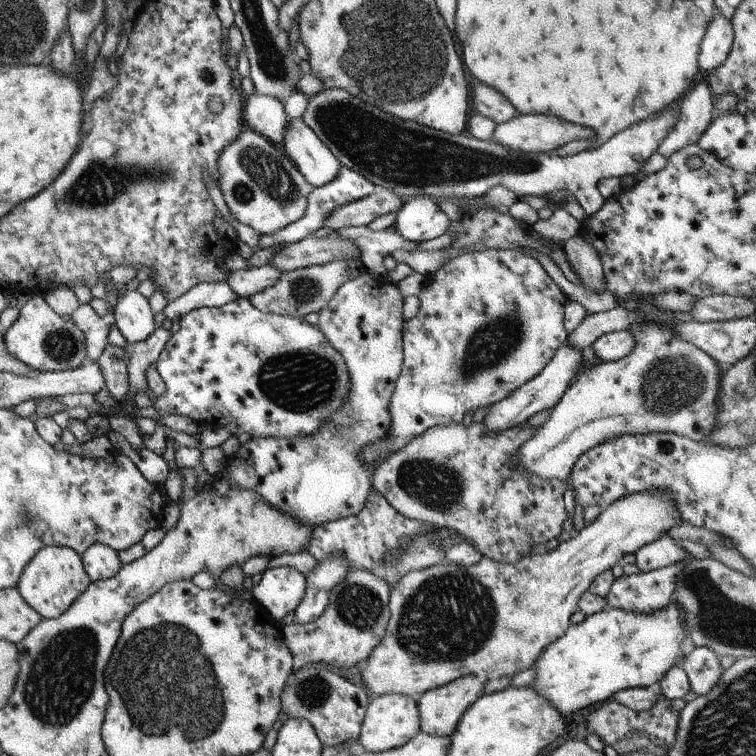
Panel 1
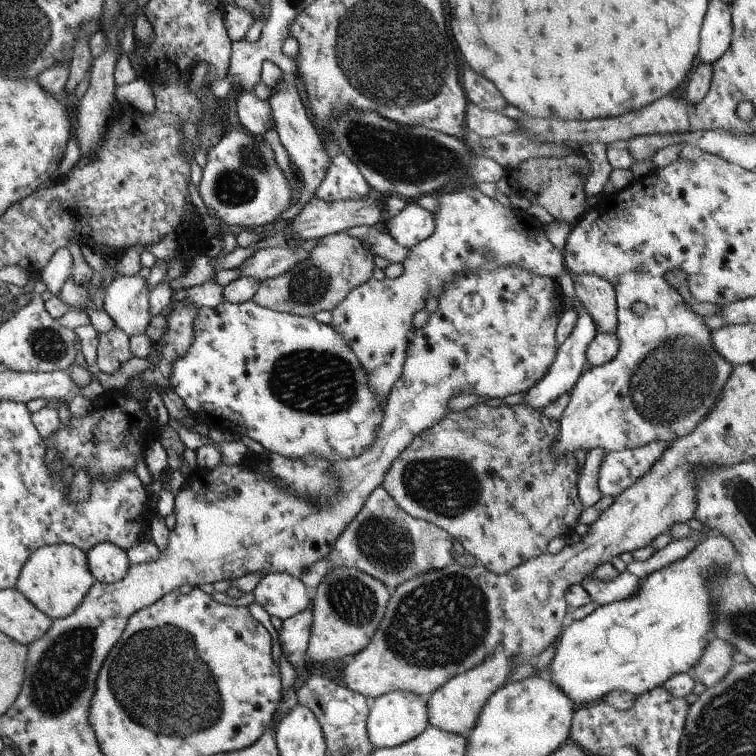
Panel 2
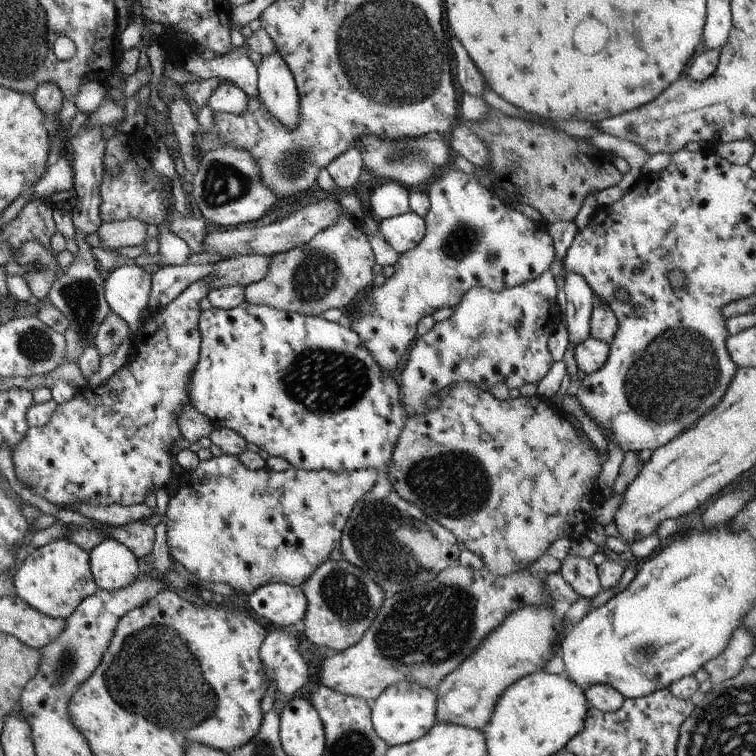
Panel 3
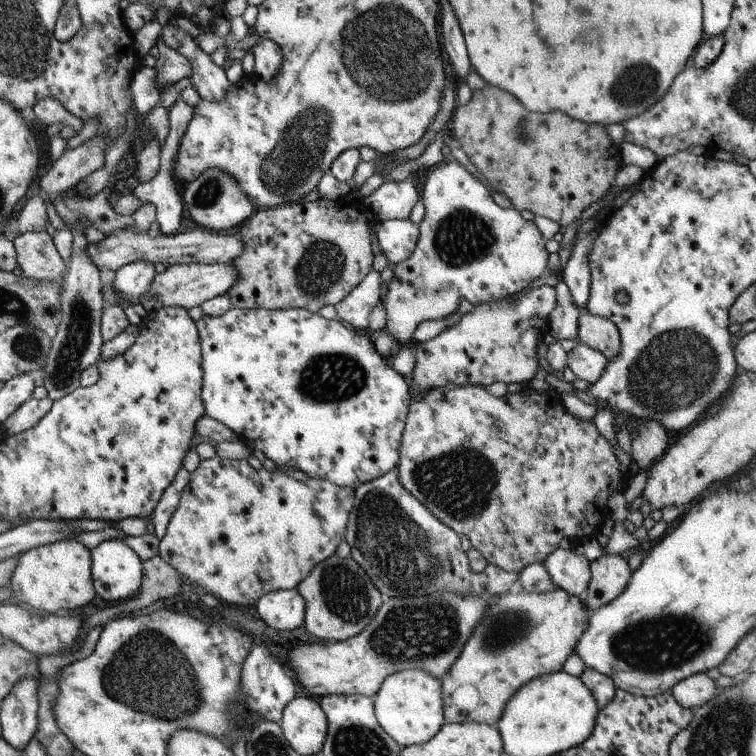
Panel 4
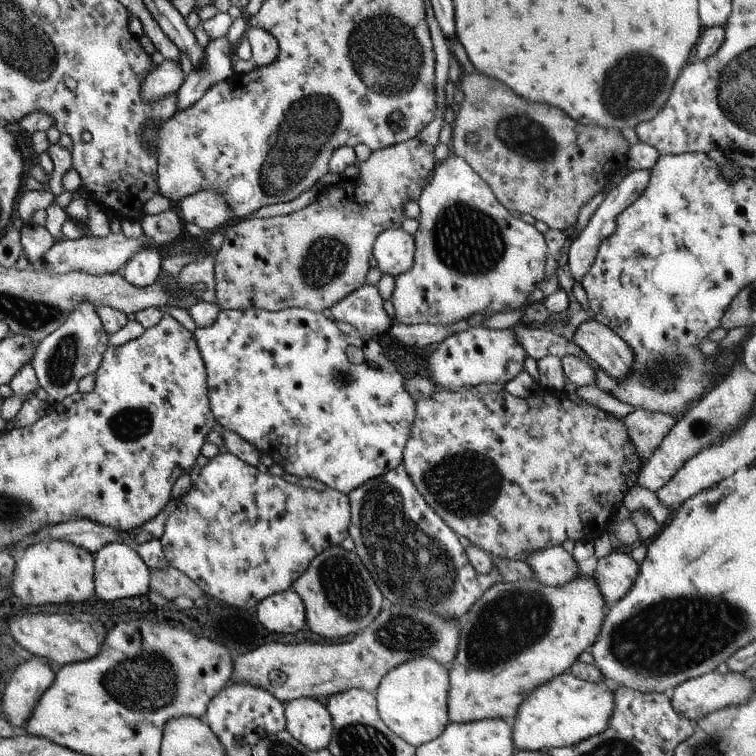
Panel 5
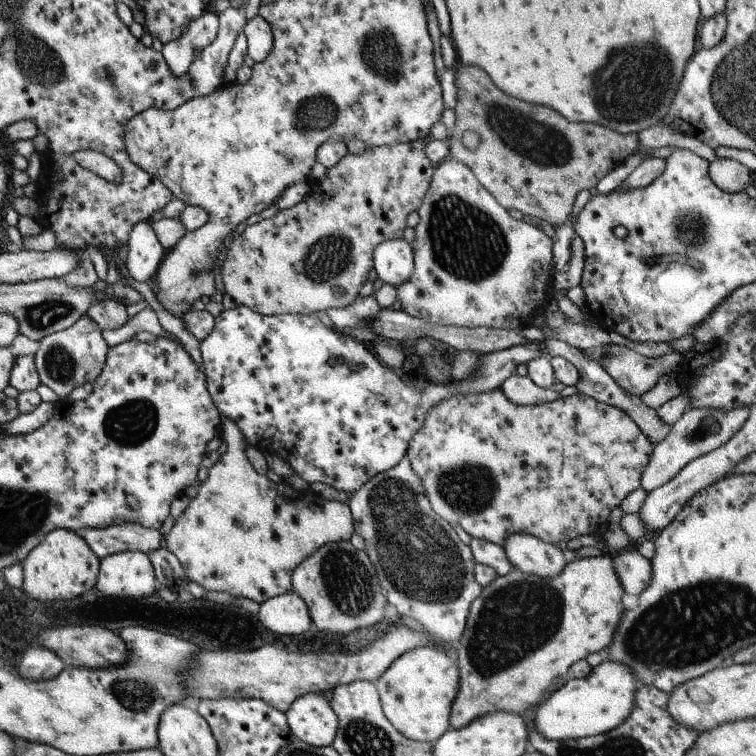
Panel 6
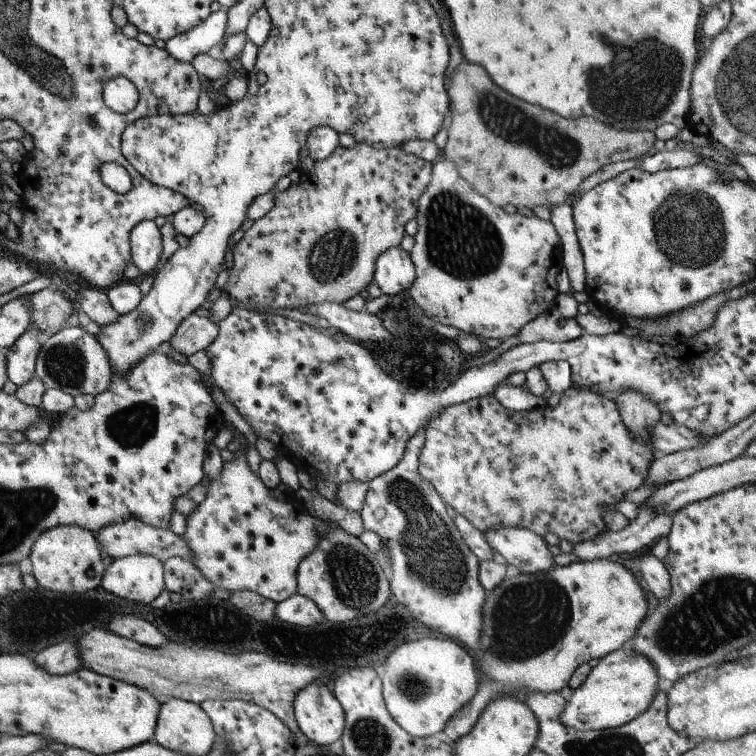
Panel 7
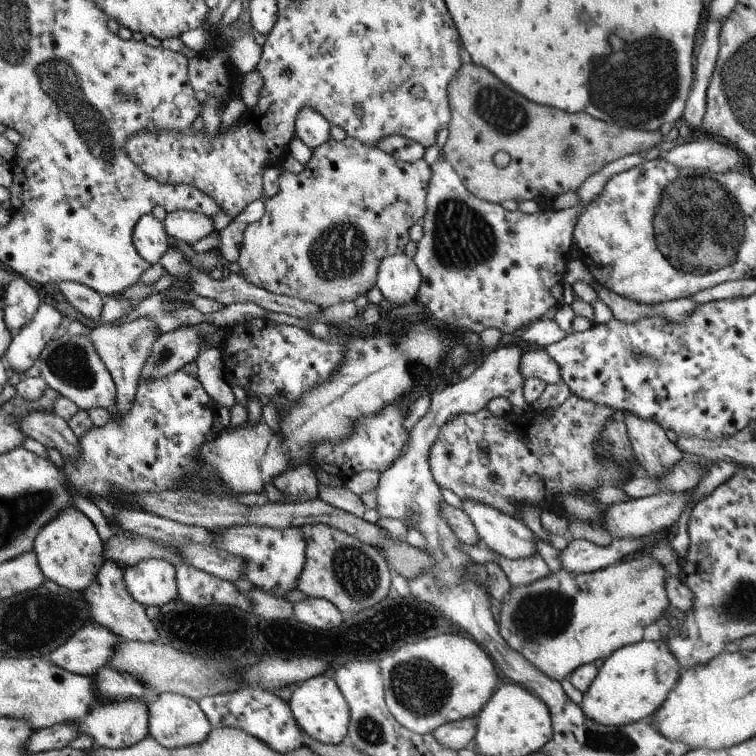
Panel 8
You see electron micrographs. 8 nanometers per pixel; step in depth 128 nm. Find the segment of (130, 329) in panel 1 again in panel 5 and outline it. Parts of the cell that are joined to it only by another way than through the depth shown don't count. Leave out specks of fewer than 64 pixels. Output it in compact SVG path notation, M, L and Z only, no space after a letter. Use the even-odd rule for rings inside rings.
M152 242L151 247L144 245L127 262L122 270L122 278L133 287L145 287L156 280L160 272L160 260L156 252L156 246Z

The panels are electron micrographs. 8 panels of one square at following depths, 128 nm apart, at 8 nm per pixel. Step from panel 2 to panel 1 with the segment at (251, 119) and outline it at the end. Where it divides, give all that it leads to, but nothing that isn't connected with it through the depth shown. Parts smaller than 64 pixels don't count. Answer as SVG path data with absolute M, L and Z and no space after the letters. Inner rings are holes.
M253 92L244 96L241 112L246 128L264 136L268 141L278 146L285 136L285 128L289 124L289 117L283 110L283 103L271 96Z

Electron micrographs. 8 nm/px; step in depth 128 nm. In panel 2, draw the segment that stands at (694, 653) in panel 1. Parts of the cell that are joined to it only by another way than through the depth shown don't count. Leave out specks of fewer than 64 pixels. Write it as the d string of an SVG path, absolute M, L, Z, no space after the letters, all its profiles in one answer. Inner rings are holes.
M709 636L701 657L689 670L692 680L706 688L719 683L734 664L731 660L734 651L726 641Z

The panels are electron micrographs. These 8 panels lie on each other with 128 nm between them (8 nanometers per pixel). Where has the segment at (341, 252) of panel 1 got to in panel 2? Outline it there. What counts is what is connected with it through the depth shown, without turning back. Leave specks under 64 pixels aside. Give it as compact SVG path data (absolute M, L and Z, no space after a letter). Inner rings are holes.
M291 246L257 249L249 259L237 266L238 274L263 281L284 274L296 263L308 260L309 256L310 252Z

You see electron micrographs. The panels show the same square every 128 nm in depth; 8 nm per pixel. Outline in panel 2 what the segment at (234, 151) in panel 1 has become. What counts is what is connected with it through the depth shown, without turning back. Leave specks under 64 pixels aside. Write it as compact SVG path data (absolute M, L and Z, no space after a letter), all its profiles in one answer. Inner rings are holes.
M237 125L228 126L217 144L207 150L207 163L202 170L198 193L203 205L213 208L224 224L245 226L245 229L247 226L265 226L277 221L279 215L290 208L293 200L289 178L277 167L270 146L262 138L249 134Z

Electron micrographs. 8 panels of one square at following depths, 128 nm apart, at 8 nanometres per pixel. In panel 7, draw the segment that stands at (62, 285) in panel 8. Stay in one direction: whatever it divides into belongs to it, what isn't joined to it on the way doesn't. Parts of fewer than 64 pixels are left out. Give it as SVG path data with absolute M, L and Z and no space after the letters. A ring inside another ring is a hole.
M85 288L80 292L77 290L76 293L79 308L83 311L83 314L99 327L108 326L118 320L119 315L109 304L105 290Z

